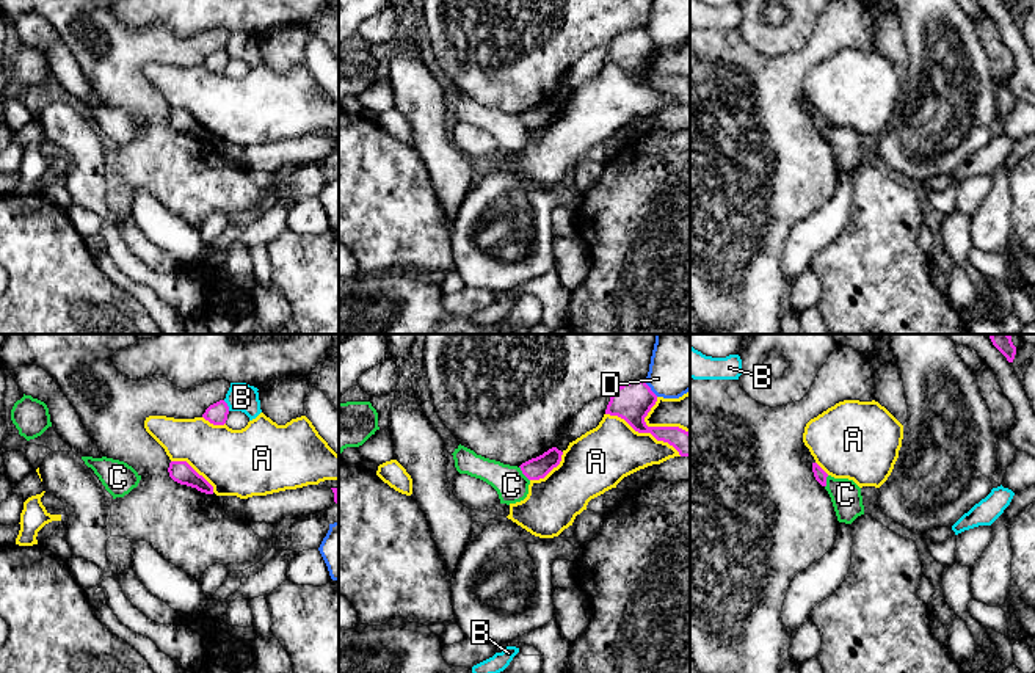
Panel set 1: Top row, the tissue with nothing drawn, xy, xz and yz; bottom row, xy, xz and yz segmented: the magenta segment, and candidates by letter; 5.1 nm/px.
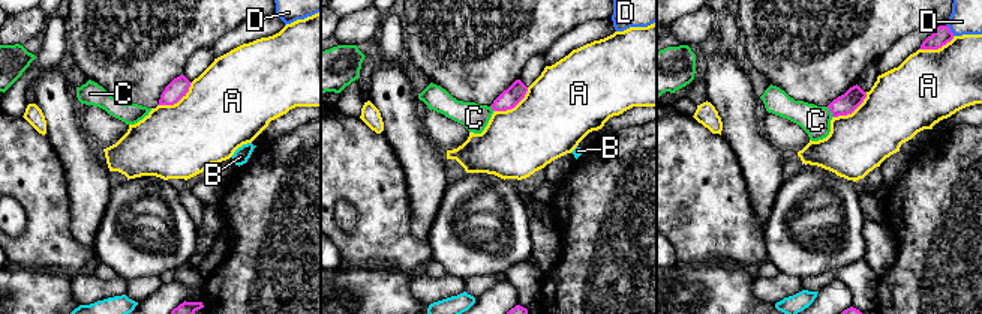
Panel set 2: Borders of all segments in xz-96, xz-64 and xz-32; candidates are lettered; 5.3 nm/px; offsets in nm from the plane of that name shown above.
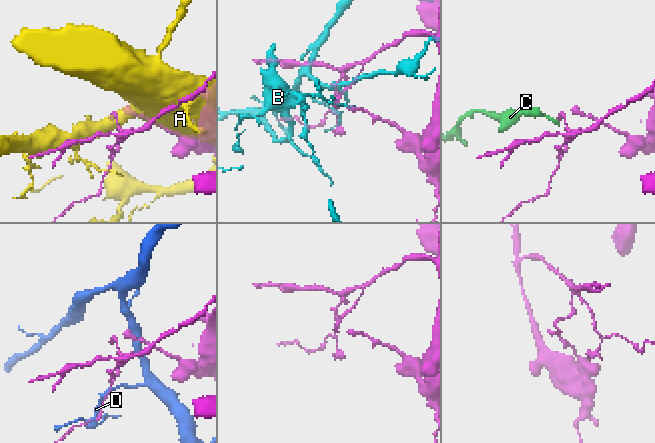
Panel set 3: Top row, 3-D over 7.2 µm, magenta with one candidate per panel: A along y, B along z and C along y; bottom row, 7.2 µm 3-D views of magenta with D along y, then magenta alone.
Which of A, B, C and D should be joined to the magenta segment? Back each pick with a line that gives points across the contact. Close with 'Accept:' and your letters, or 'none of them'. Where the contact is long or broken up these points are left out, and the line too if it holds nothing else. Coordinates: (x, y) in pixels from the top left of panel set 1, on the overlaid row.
Accept: none of them

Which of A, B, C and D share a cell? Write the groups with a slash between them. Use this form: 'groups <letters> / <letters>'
groups A / B / C / D

